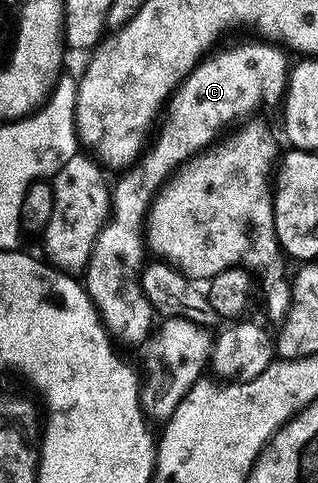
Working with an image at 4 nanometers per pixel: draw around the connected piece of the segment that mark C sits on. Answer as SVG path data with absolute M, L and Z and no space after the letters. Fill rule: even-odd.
M256 40L250 41L249 44L236 44L233 48L224 48L221 52L213 51L192 69L191 74L168 97L166 107L162 112L162 119L159 121L160 129L158 129L158 124L150 143L143 149L142 155L135 164L119 173L120 181L111 189L111 215L97 234L87 267L82 272L82 283L88 290L88 296L96 303L105 327L118 340L120 338L130 344L140 344L147 336L147 340L149 339L154 328L154 323L152 324L154 309L143 292L140 278L146 267L146 259L144 260L146 221L157 193L172 179L177 169L205 150L211 149L214 144L212 139L215 136L222 135L231 124L246 119L259 106L264 92L280 94L288 87L290 60L284 57L285 49L272 42Z

